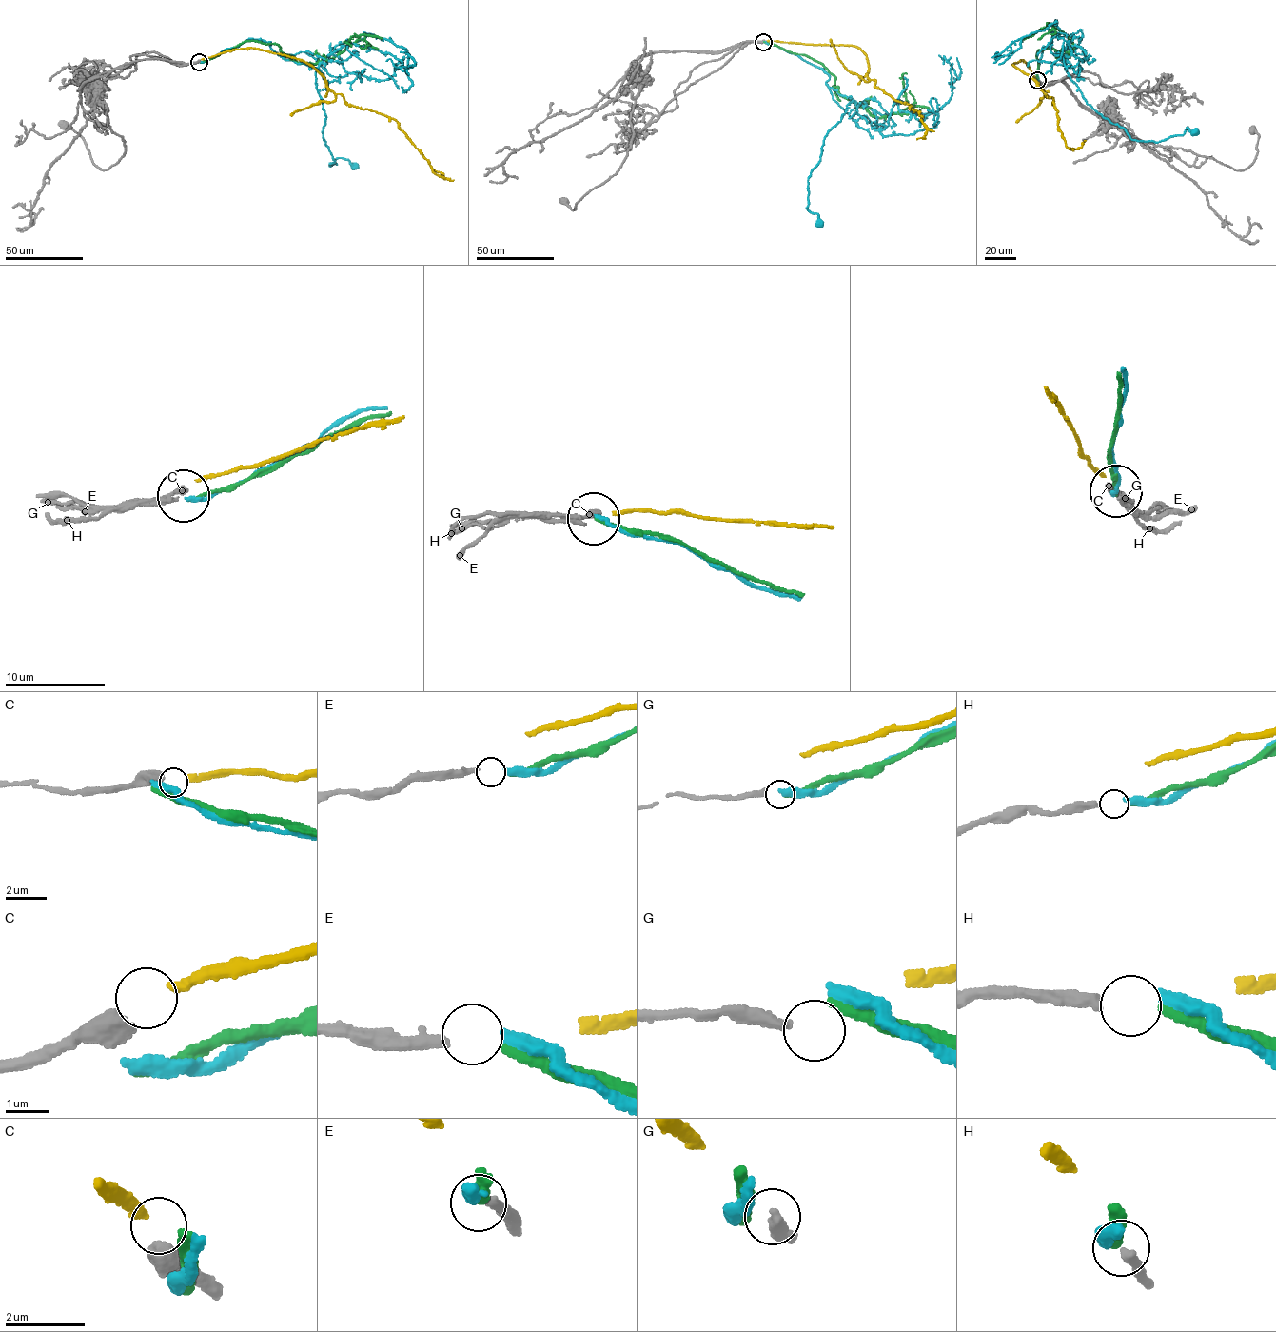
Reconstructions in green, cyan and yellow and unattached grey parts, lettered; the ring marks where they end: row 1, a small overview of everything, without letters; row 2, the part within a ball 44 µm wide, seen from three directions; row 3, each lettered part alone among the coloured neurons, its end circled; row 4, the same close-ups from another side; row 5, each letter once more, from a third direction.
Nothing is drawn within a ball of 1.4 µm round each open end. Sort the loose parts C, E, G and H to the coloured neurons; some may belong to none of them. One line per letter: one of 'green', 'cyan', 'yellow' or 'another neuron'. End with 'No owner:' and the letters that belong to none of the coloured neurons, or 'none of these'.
C: yellow
E: cyan
G: another neuron
H: green
No owner: G

